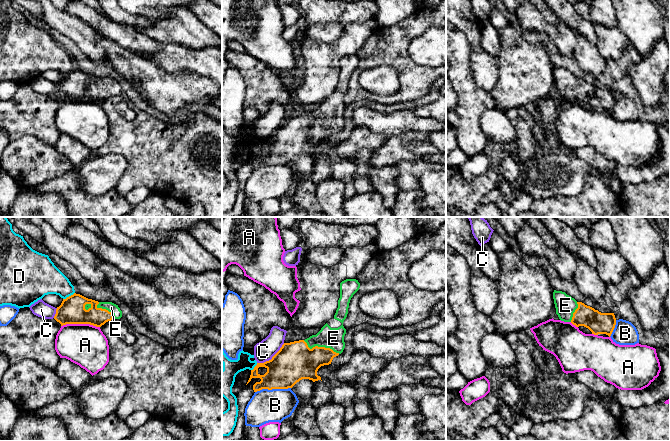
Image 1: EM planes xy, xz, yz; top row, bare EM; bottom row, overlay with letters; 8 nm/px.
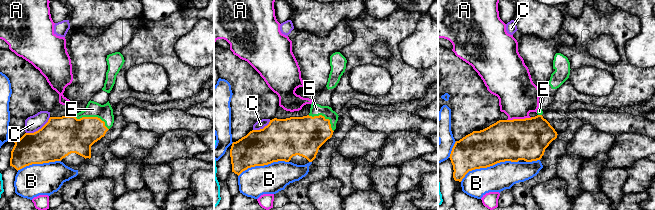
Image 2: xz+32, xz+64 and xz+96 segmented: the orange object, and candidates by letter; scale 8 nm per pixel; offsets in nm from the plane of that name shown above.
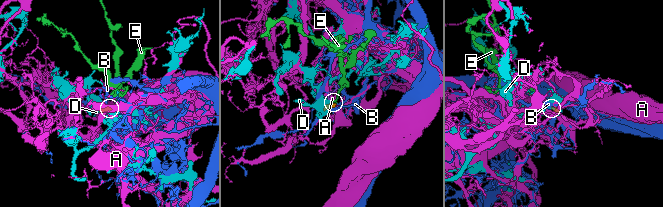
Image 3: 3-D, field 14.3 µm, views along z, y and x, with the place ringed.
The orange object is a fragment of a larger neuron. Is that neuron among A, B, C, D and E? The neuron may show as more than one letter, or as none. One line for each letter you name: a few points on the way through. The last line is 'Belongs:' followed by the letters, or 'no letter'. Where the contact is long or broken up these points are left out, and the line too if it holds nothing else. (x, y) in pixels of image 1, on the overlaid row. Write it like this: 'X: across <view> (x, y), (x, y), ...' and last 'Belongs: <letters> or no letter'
E: across xz (295, 361), (321, 347), (333, 338)
Belongs: E

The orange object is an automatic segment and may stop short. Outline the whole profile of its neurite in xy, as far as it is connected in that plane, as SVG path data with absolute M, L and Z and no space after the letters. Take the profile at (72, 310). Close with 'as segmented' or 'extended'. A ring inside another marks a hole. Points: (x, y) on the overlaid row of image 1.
M80 294L63 299L54 319L61 324L90 324L101 327L106 322L120 319L122 311L112 302L98 302Z; extended

